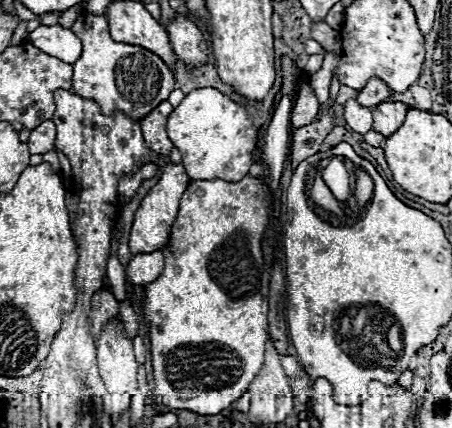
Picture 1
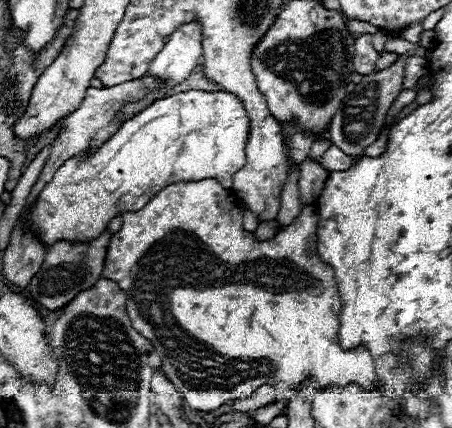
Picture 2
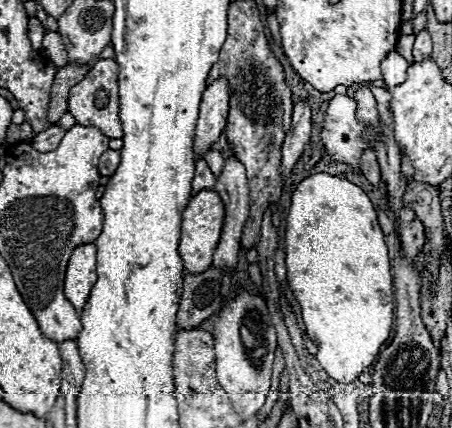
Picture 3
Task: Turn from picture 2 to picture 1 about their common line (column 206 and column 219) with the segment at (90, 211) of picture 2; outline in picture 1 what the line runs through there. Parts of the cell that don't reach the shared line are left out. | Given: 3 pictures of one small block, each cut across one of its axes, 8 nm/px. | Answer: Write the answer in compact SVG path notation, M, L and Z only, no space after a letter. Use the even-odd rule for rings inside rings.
M198 88L198 90L192 90L190 94L186 94L184 100L180 102L180 106L176 106L174 112L168 116L168 136L174 142L174 146L180 150L182 166L186 168L186 172L192 180L220 178L226 182L240 182L252 166L252 152L256 148L258 132L252 126L252 118L246 112L246 108L242 108L240 104L236 104L234 100L230 100L228 96L224 96L222 92L218 92L214 88Z

